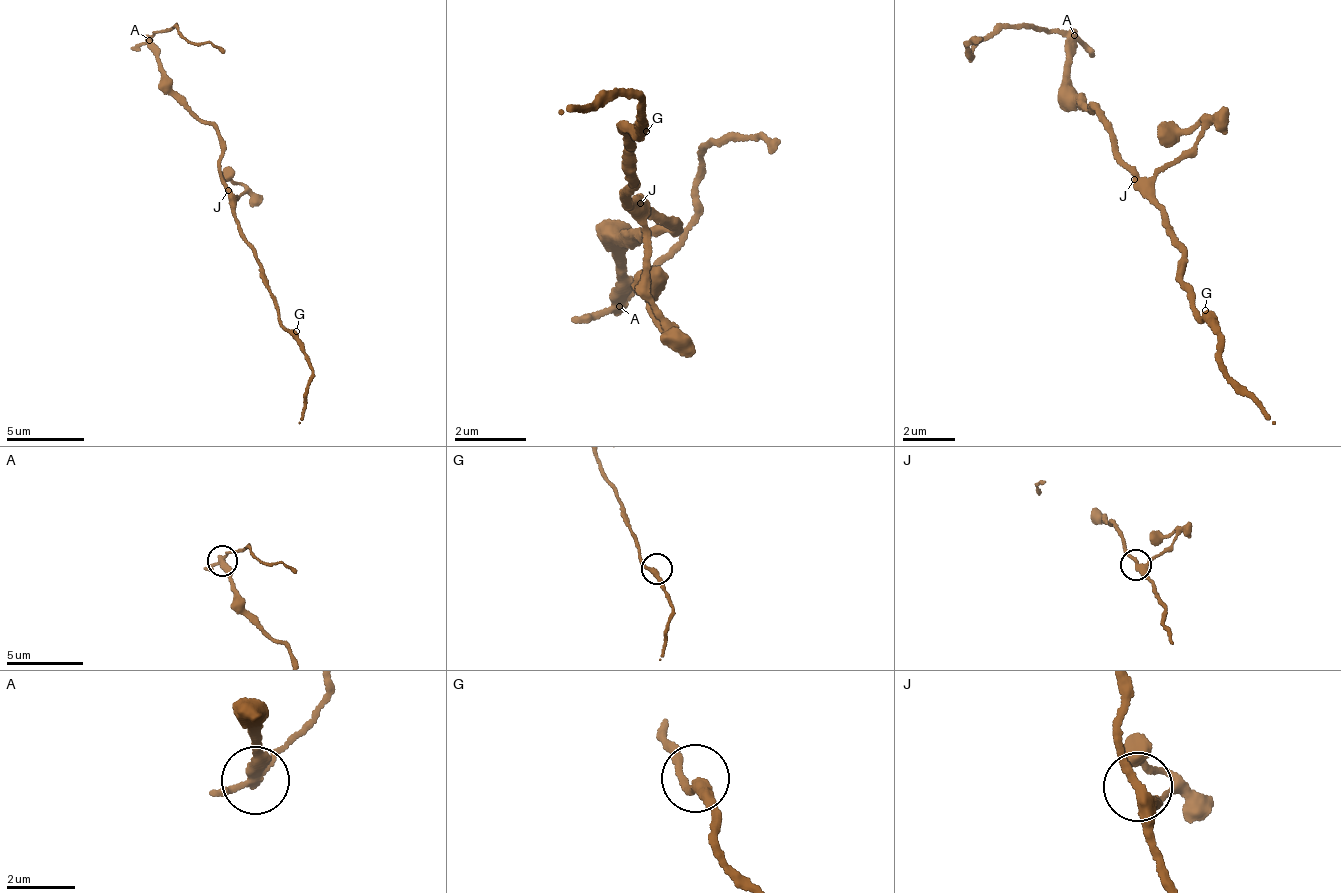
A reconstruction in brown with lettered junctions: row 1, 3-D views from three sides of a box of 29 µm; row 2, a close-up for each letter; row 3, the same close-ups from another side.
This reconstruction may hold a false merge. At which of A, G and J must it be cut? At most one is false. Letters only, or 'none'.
A

